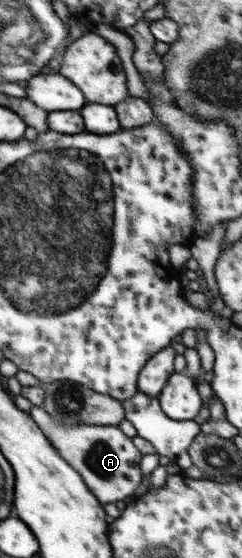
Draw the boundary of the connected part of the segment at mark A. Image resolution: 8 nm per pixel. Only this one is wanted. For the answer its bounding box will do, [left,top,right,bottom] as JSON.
[30,406,145,503]

